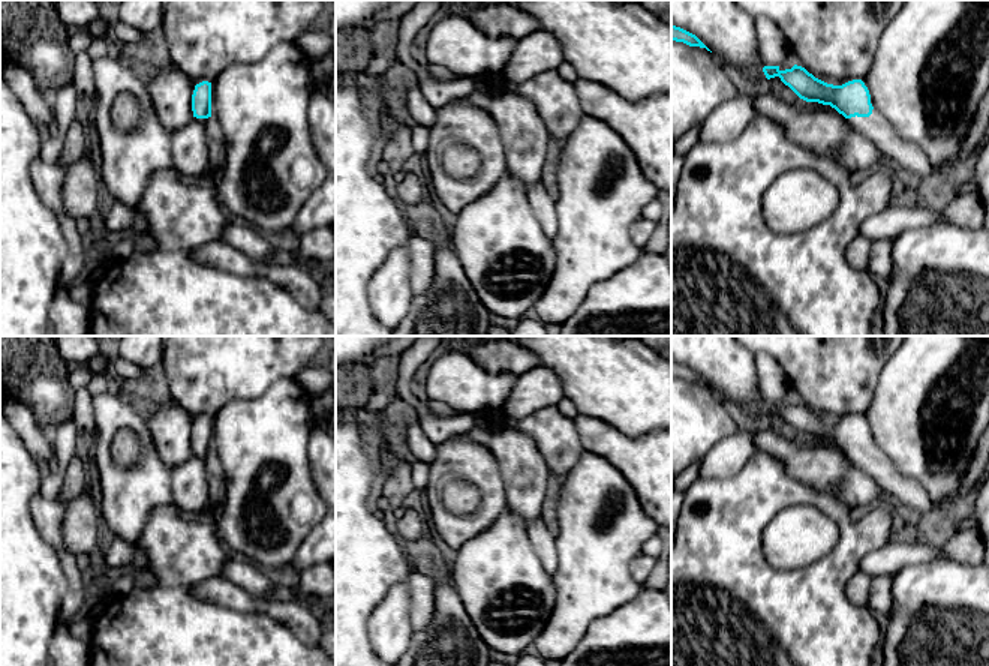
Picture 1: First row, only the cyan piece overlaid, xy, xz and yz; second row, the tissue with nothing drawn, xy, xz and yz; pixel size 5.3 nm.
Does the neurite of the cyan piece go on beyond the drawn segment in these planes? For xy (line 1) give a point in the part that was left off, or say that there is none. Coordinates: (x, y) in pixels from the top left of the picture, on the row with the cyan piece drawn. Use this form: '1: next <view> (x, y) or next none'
1: next xy (209, 122)

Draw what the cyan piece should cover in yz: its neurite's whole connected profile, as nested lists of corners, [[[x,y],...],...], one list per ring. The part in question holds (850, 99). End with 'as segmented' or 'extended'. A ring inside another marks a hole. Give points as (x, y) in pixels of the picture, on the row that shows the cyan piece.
[[[794,64],[781,70],[779,66],[764,66],[767,80],[779,76],[800,99],[830,105],[862,135],[869,138],[895,168],[908,180],[937,180],[937,168],[923,150],[904,141],[890,122],[871,104],[871,94],[862,80],[853,80],[842,86],[827,84],[805,68]]] | extended

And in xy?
[[[202,81],[195,86],[192,94],[193,118],[211,128],[211,82]]] | extended

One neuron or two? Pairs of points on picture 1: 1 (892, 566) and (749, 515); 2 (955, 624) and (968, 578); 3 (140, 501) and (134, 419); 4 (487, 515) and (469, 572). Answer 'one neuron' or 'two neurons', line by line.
1: two neurons
2: one neuron
3: one neuron
4: two neurons

